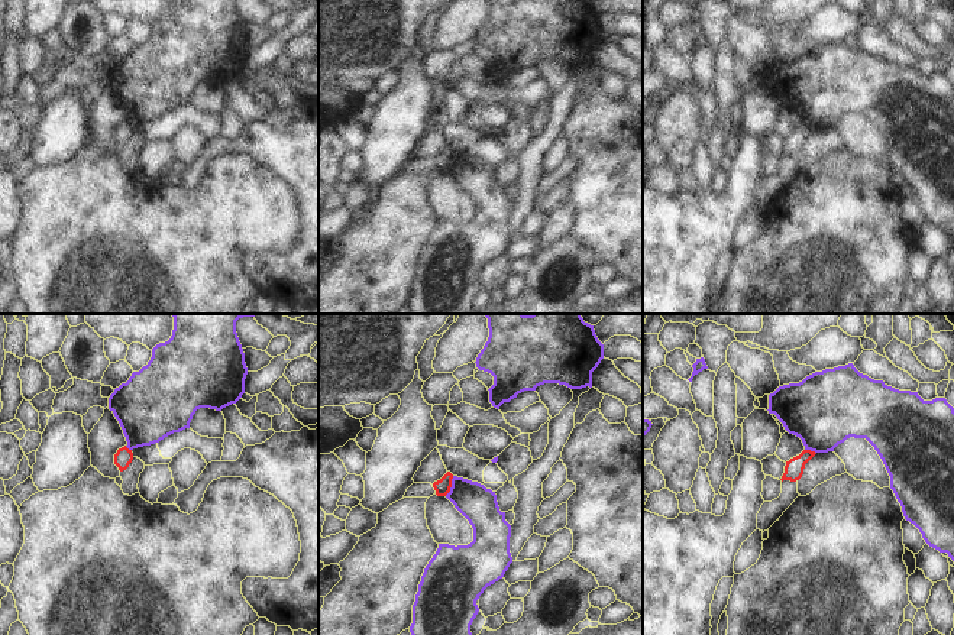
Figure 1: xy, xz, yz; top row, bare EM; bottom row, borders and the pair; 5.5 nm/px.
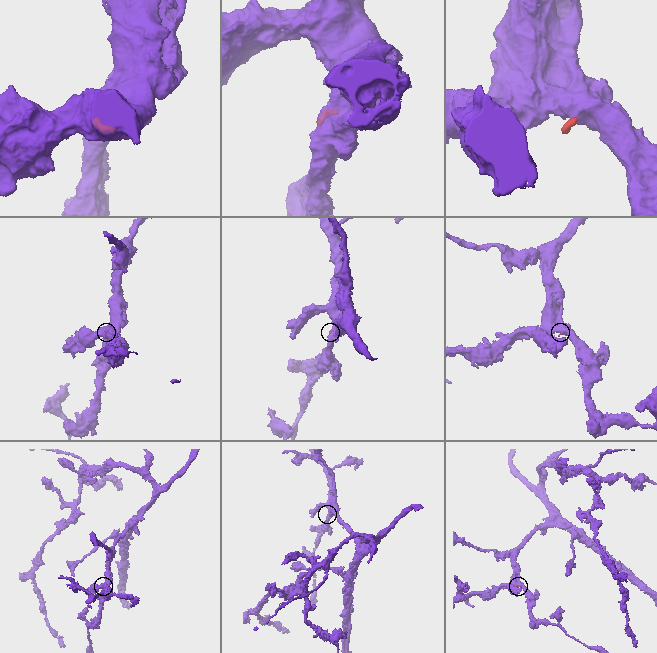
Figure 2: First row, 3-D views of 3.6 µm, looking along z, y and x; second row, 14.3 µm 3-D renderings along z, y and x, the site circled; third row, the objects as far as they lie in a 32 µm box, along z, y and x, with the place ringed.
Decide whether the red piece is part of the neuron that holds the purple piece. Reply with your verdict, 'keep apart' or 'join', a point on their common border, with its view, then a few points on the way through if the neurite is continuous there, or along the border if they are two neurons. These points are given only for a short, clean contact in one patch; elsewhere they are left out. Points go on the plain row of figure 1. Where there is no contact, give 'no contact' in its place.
keep apart; contact xz (452, 162); border xz (453, 152), (452, 162), (445, 171)

